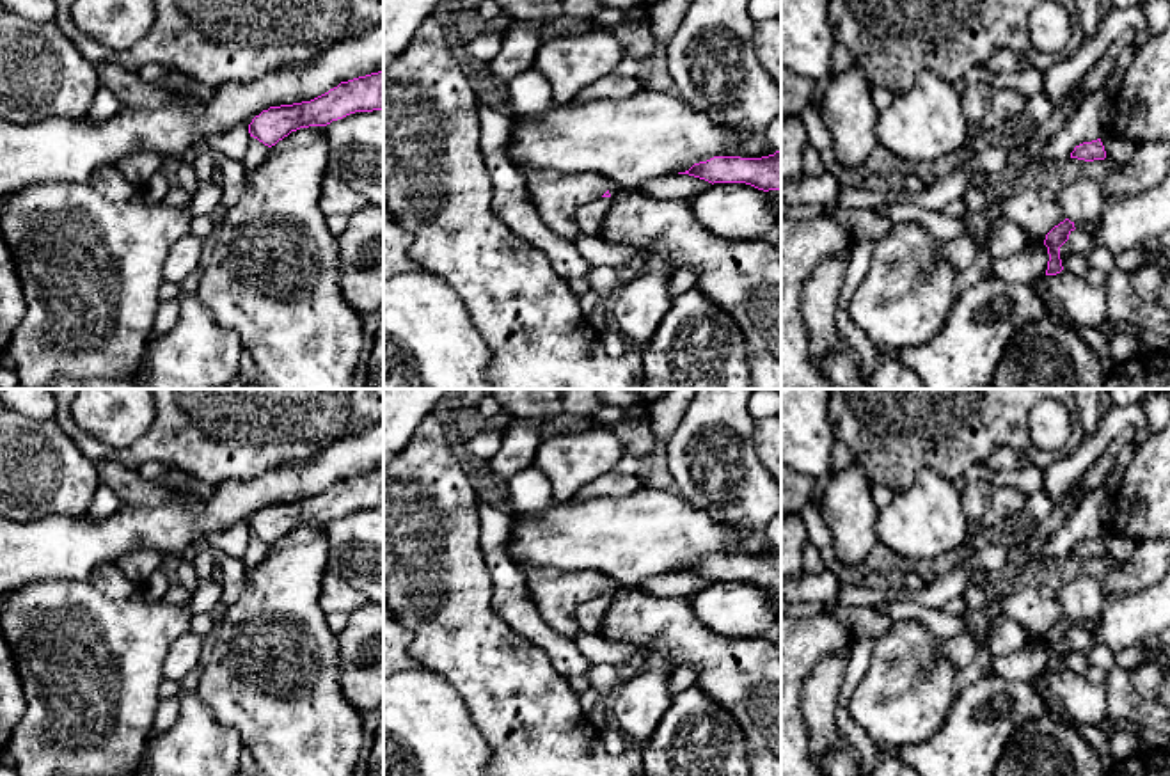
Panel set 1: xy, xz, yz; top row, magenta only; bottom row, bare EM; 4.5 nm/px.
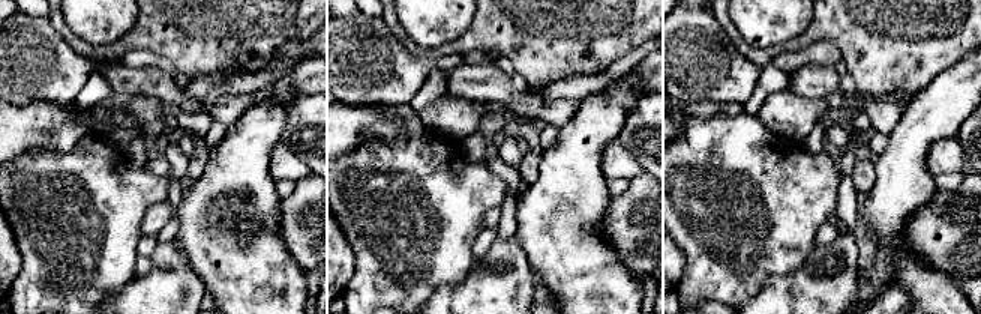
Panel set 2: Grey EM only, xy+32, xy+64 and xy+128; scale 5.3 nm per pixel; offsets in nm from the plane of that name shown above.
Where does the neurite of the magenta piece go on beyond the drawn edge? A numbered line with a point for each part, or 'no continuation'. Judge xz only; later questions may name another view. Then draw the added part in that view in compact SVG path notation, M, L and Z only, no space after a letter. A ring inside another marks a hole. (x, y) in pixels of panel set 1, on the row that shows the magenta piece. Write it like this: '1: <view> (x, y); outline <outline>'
1: xz (558, 197); outline M518 169L526 178L526 190L533 197L542 220L559 236L575 240L581 233L577 210L600 199L609 179L602 174L561 176L552 170Z

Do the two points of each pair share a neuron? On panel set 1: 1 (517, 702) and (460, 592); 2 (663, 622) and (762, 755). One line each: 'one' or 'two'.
1: one
2: one

